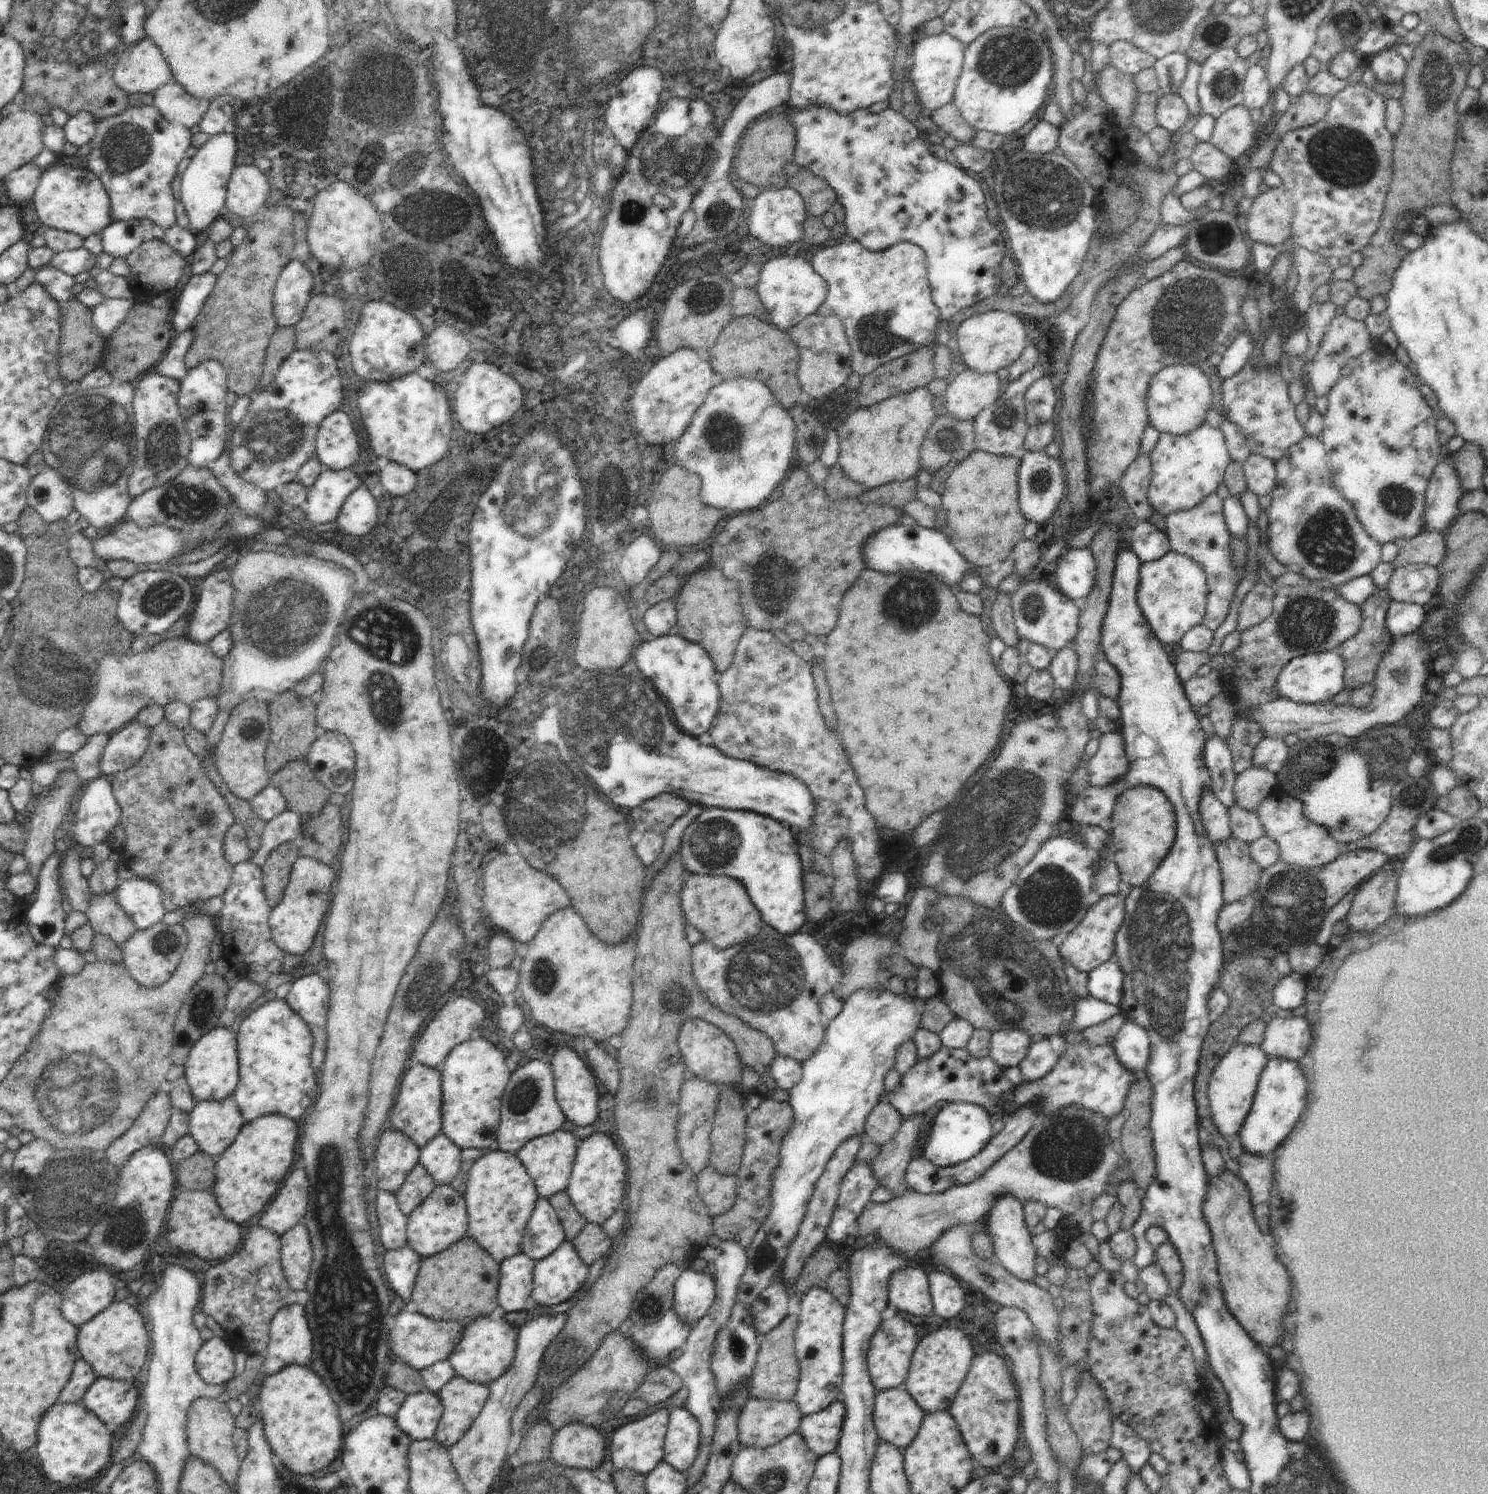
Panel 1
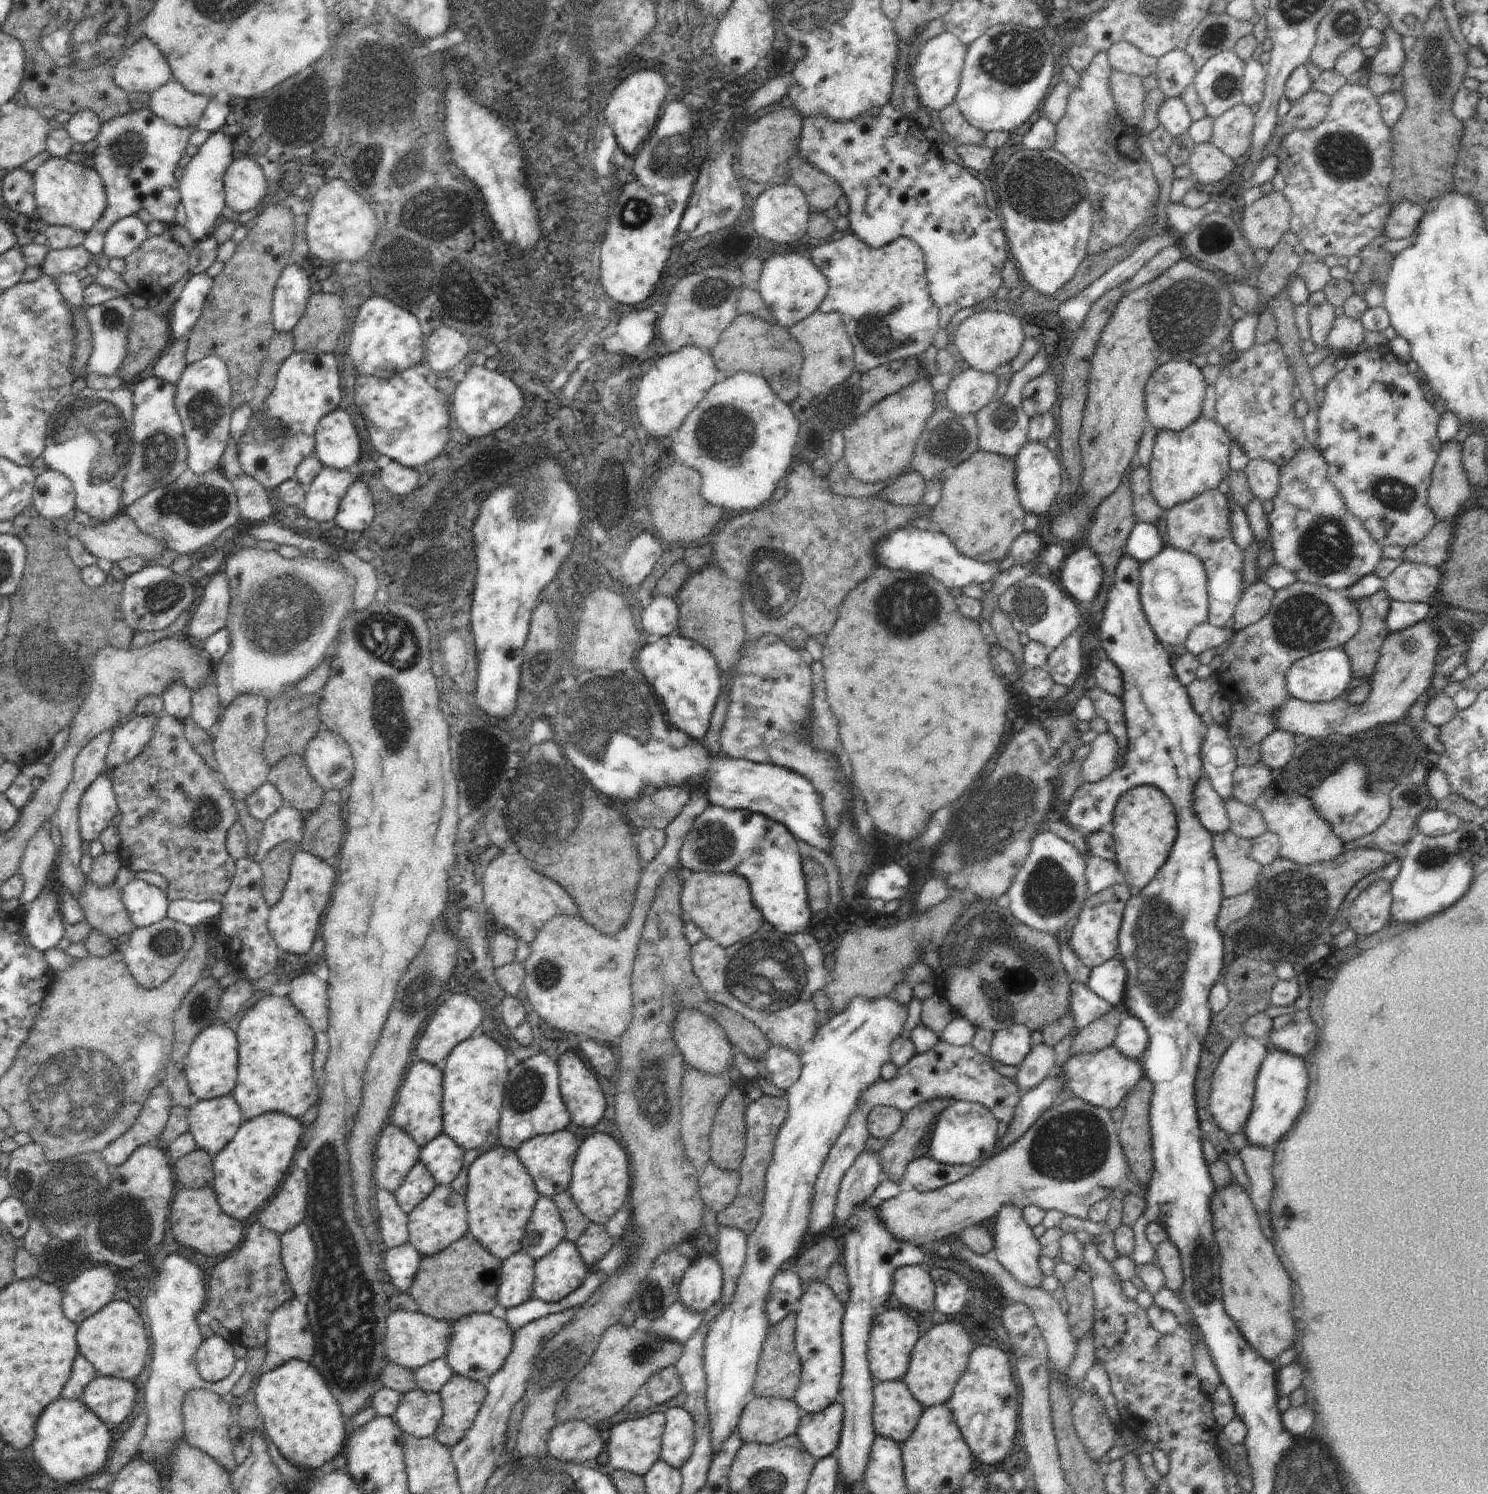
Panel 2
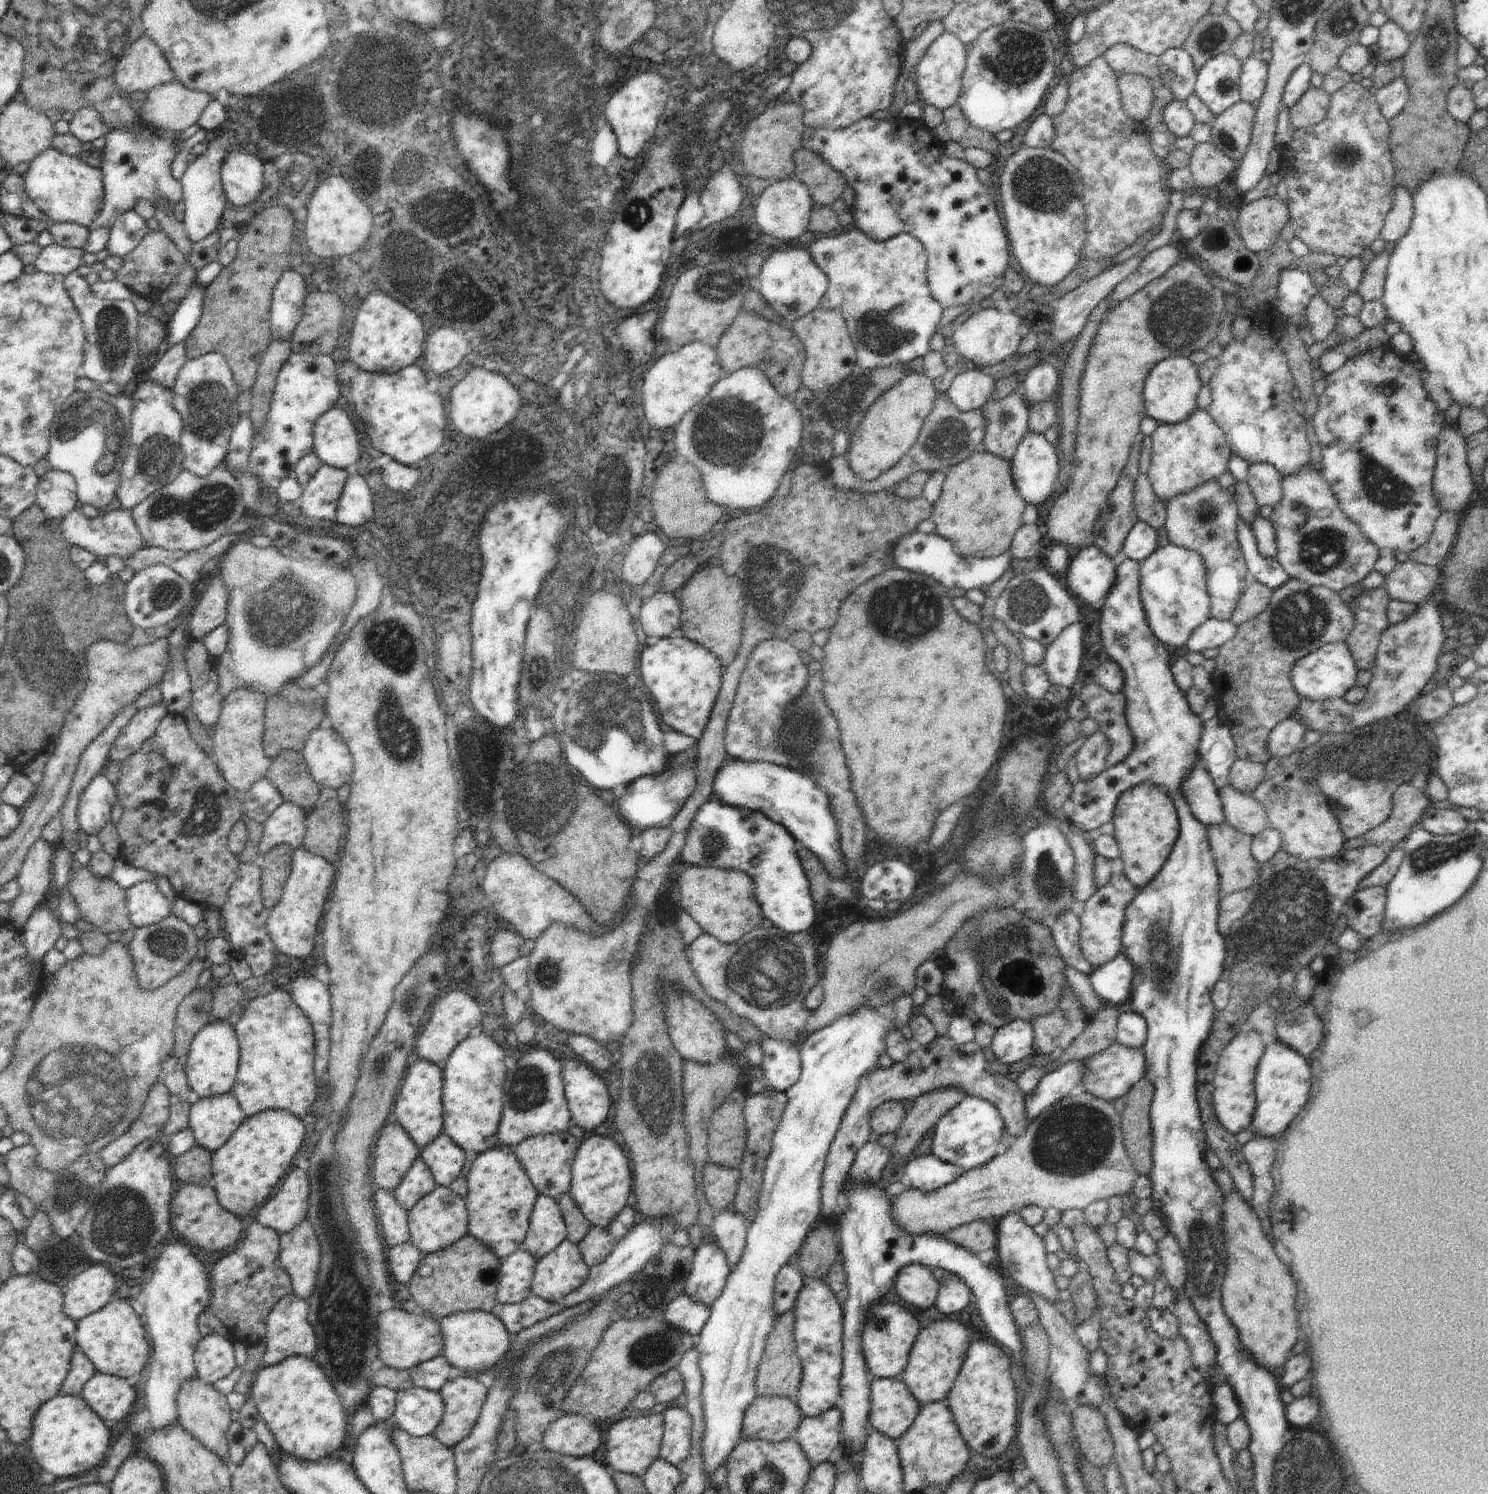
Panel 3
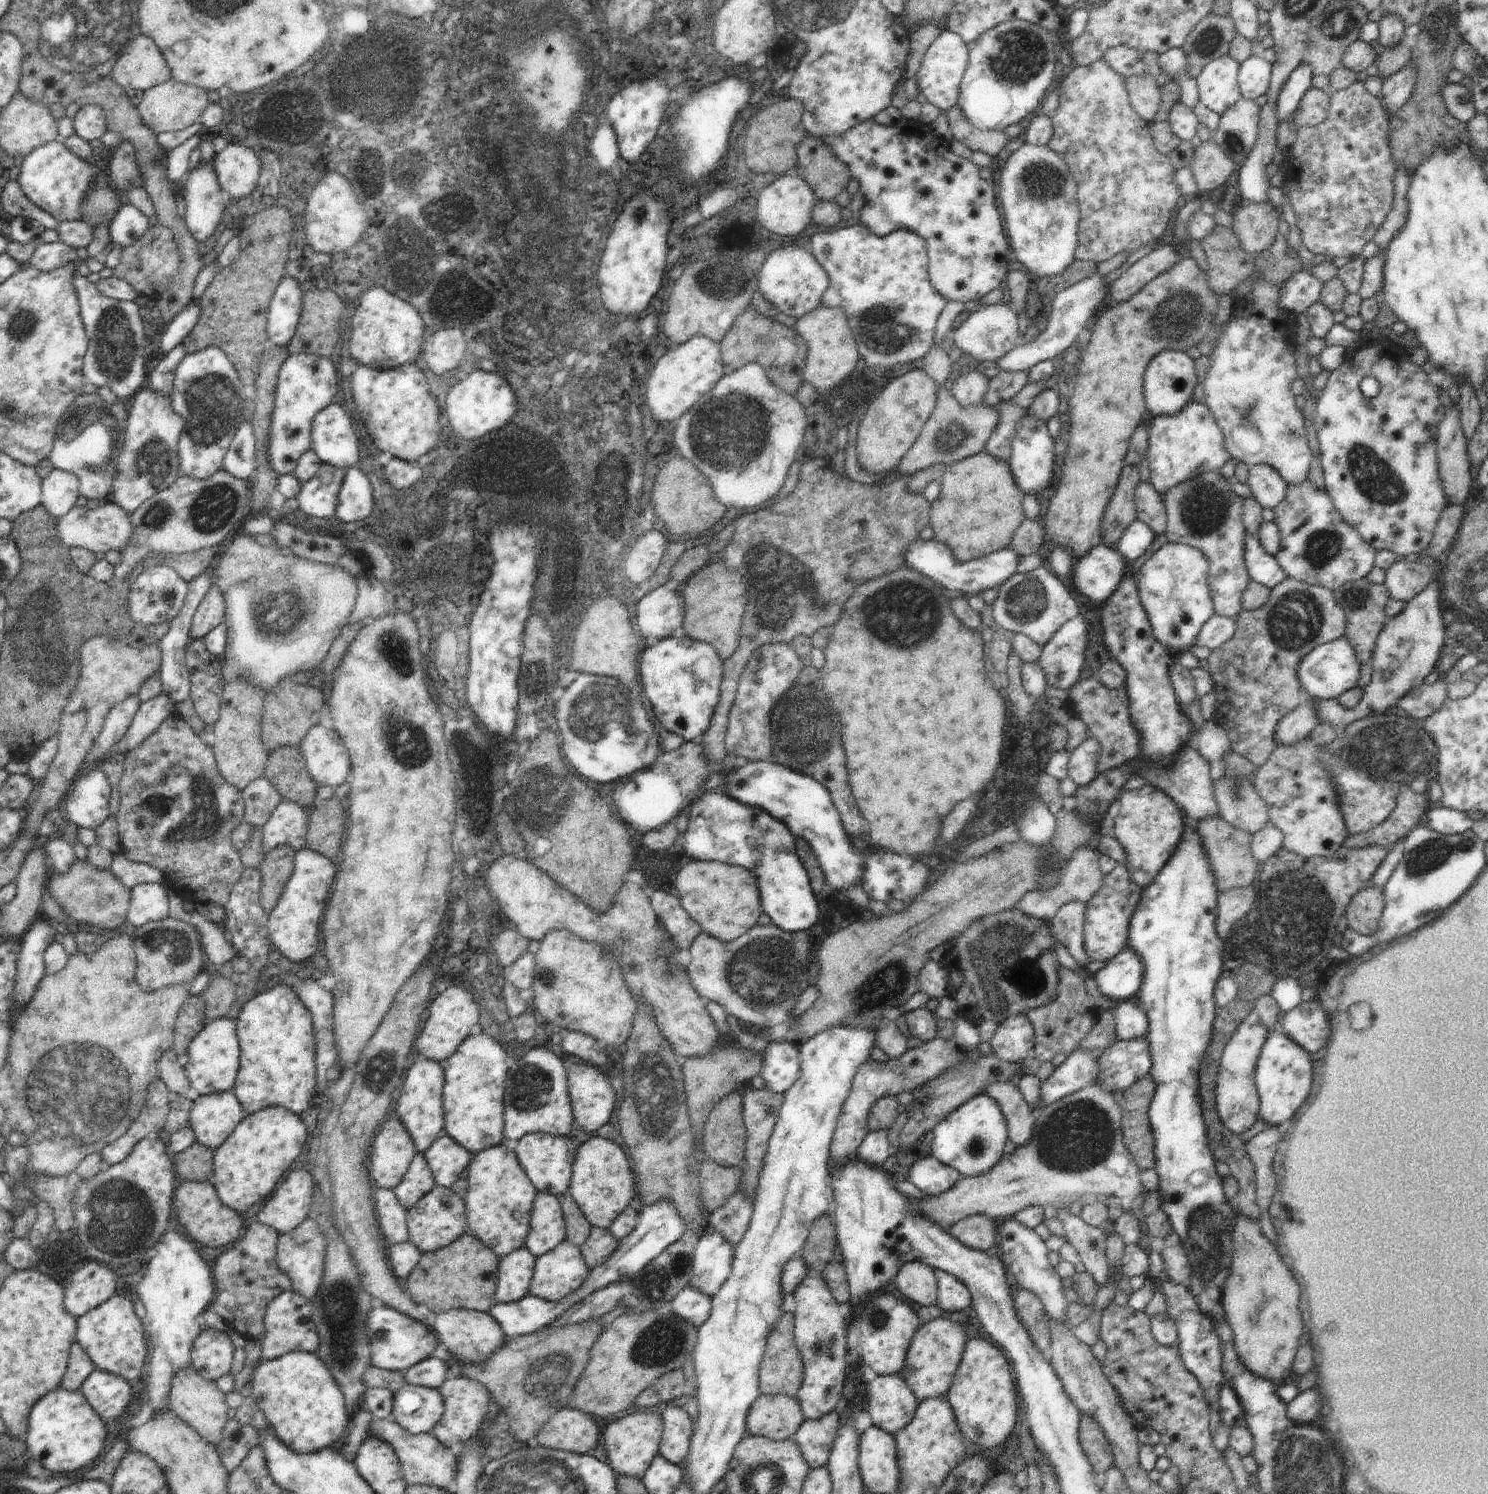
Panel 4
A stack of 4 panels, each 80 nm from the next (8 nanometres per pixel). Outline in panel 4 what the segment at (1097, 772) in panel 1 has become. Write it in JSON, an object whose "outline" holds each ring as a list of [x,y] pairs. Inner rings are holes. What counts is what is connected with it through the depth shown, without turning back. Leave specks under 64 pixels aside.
{"outline":[[[1094,737],[1082,741],[1072,752],[1068,763],[1068,775],[1079,786],[1086,786],[1097,775],[1101,744]]]}

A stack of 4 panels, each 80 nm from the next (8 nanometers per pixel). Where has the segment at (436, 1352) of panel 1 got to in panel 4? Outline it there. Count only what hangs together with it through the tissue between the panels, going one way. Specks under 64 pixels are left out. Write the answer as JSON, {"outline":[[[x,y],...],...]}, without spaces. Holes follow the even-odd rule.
{"outline":[[[392,1307],[374,1309],[369,1314],[367,1333],[371,1344],[372,1366],[393,1371],[407,1371],[411,1366],[430,1358],[440,1343],[434,1328],[430,1330],[428,1324]]]}

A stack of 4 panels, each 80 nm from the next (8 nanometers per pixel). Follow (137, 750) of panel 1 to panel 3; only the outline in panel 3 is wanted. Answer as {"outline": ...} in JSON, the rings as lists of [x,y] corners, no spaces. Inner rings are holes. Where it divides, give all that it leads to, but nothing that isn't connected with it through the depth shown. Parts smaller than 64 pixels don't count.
{"outline":[[[163,703],[137,710],[116,737],[109,752],[109,760],[123,762],[132,756],[158,728],[160,721],[168,714]]]}

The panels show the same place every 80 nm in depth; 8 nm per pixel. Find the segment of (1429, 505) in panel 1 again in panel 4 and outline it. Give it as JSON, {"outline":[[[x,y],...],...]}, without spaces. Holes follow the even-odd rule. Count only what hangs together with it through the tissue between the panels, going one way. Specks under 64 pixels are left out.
{"outline":[[[1458,404],[1447,408],[1446,416],[1438,425],[1438,474],[1448,505],[1464,505],[1470,496],[1471,464],[1467,455]]]}

